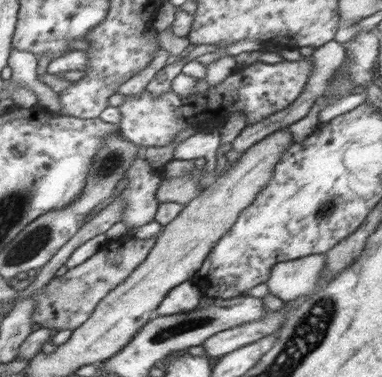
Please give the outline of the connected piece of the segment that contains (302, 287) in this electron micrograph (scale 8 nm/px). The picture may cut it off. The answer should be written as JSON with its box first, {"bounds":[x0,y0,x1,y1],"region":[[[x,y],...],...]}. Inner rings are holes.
{"bounds":[264,253,323,302],"region":[[[323,253],[286,260],[271,268],[271,274],[264,283],[269,294],[283,302],[292,301],[315,291],[323,267]]]}

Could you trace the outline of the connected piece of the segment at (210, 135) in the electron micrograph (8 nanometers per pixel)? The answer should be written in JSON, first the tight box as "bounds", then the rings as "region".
{"bounds":[172,130,219,163],"region":[[[206,130],[194,133],[172,148],[172,158],[175,160],[191,160],[204,158],[208,163],[214,160],[215,151],[219,146],[219,132]]]}

